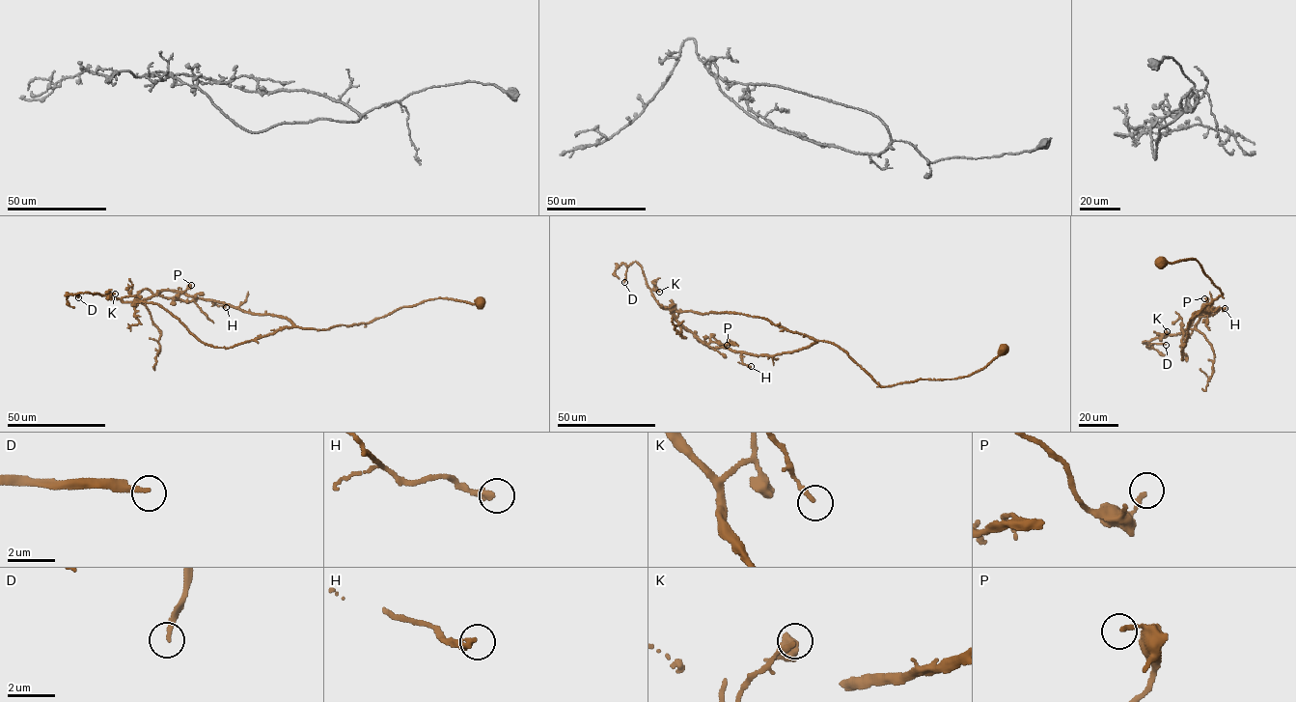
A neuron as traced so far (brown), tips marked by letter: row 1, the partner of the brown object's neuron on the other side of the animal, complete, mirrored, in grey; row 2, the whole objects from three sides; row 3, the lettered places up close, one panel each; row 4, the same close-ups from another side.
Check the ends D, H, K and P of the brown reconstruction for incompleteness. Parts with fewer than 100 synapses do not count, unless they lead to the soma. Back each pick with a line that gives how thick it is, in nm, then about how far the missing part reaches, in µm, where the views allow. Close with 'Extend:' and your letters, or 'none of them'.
D: 200 nm | 70 µm
Extend: D

